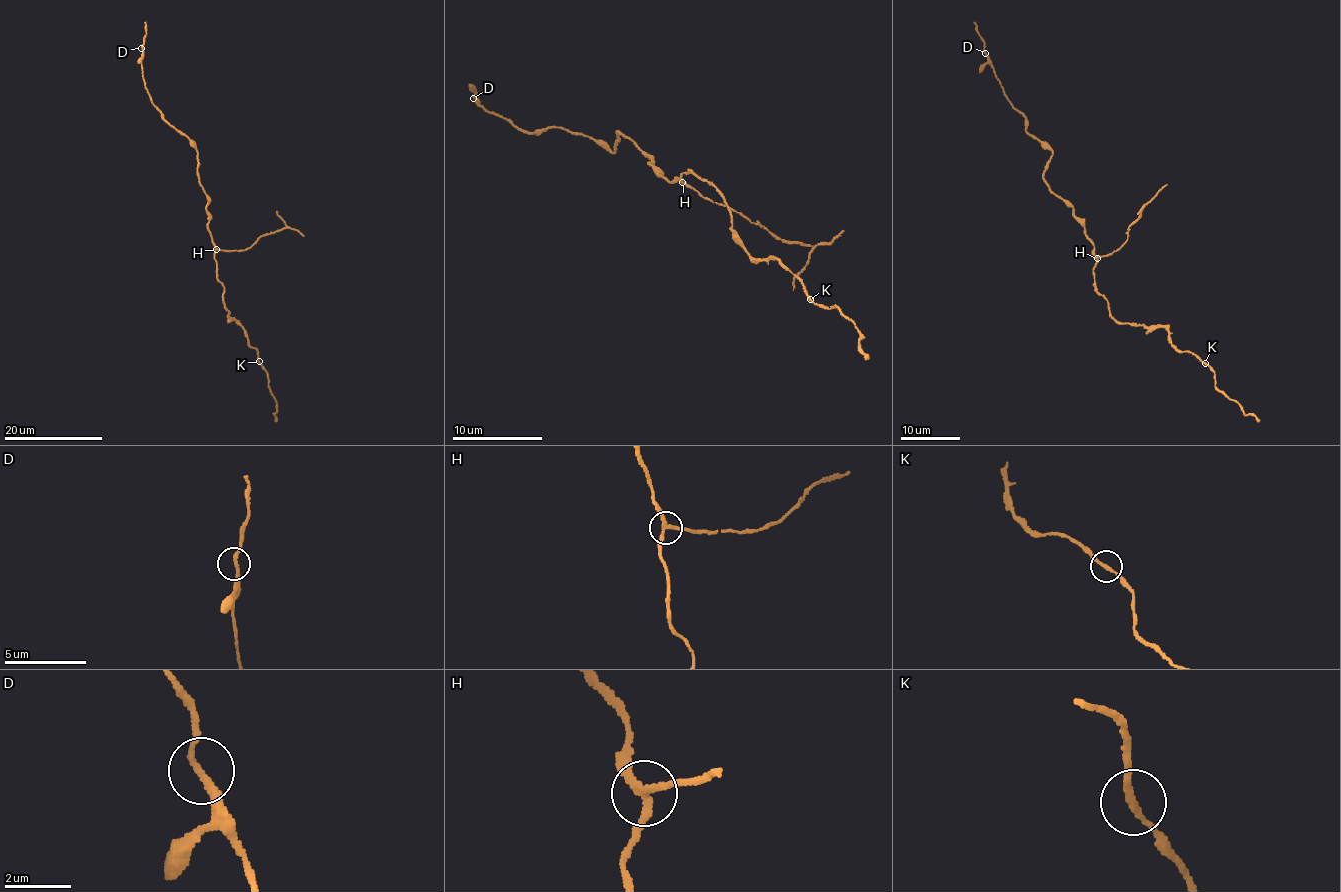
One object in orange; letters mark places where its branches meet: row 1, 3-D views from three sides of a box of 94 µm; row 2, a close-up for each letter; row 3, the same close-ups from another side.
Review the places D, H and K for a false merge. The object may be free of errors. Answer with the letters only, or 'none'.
H

